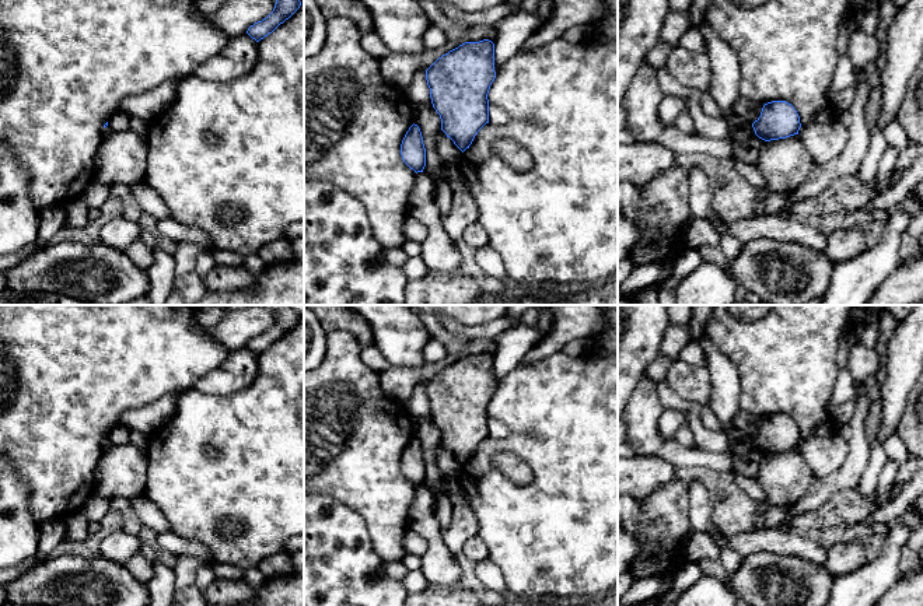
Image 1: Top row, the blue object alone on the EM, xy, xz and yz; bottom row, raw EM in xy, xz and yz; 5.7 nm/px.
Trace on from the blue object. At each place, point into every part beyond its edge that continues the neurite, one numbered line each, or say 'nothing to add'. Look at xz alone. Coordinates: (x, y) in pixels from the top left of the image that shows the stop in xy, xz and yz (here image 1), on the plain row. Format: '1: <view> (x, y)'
nothing to add

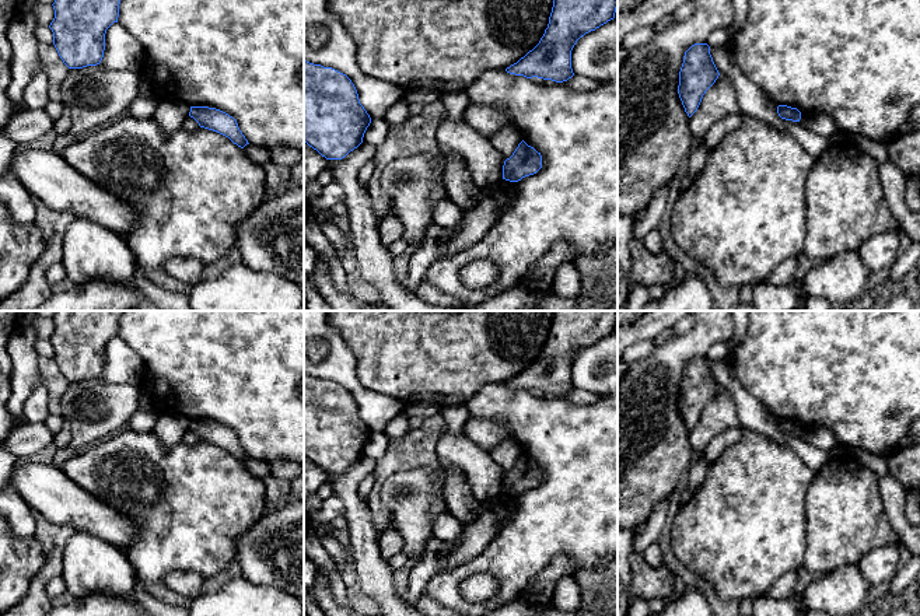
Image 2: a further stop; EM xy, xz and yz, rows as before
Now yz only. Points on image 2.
nothing to add

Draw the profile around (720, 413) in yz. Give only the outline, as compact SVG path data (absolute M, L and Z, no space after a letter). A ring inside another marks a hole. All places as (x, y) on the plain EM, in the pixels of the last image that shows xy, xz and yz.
M720 388L703 409L697 424L689 431L690 445L693 451L703 452L717 434L739 426L732 395L725 388Z

